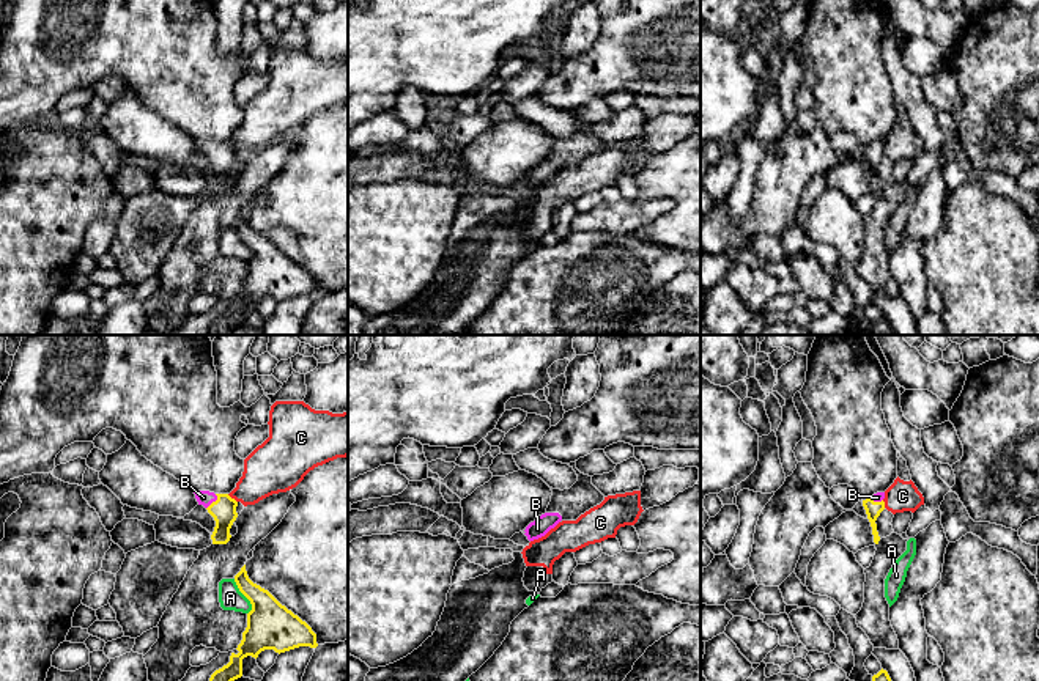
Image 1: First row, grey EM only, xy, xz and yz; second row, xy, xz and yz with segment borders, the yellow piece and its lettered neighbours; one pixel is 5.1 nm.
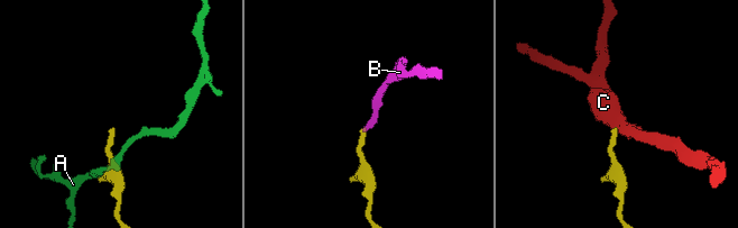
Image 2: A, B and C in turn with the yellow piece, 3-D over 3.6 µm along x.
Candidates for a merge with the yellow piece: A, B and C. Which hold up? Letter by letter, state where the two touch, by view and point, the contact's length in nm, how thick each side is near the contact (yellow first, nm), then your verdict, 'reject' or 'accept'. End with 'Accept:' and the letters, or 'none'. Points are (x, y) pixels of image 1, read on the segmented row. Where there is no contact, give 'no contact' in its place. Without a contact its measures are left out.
A: xy (244, 595) | 200 nm | 240/120 nm | reject
B: xy (213, 502) | 90 nm | 130/80 nm | accept
C: xy (230, 497) | 70 nm | 130/260 nm | reject
Accept: B

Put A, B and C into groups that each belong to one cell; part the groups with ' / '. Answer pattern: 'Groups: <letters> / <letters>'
Groups: A / B / C

